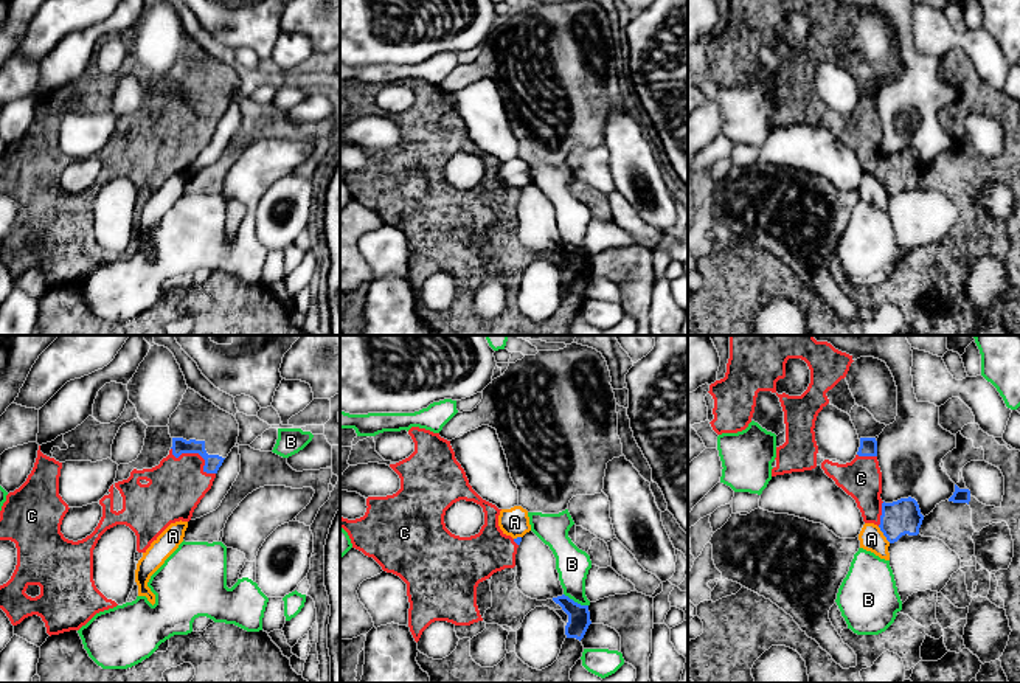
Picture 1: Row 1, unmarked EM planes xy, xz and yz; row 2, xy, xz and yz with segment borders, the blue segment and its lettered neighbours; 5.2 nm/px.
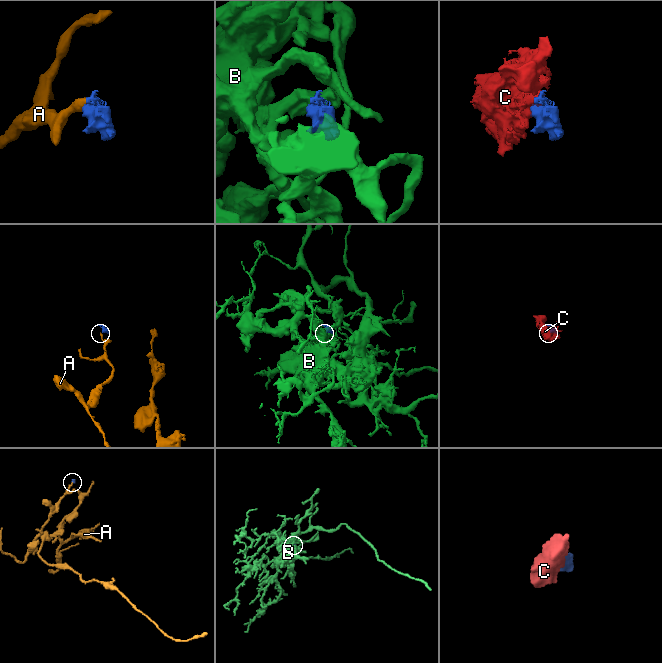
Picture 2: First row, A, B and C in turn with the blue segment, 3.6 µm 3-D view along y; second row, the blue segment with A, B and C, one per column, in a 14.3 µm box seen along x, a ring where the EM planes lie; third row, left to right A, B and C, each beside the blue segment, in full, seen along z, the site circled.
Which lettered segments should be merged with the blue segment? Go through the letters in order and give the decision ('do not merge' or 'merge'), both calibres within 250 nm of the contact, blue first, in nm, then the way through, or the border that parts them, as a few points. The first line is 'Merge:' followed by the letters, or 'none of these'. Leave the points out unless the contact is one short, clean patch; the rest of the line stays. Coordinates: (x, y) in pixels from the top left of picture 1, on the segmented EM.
Merge: C
A: do not merge; calibres 180 and 130 nm; border yz (877, 526), (890, 542)
B: do not merge; calibres 110 and 170 nm; border xz (564, 593), (587, 606)
C: merge; calibres 80 and 300 nm

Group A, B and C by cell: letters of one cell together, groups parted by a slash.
A / B / C

